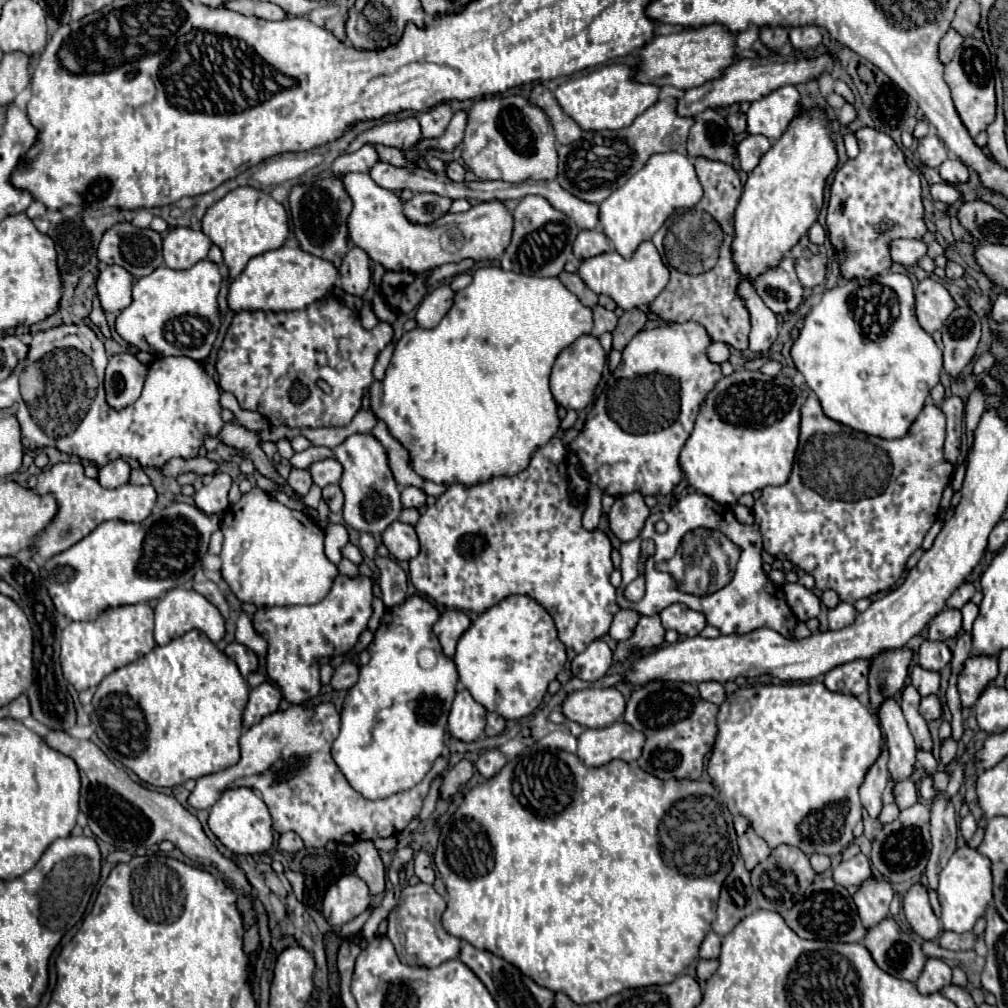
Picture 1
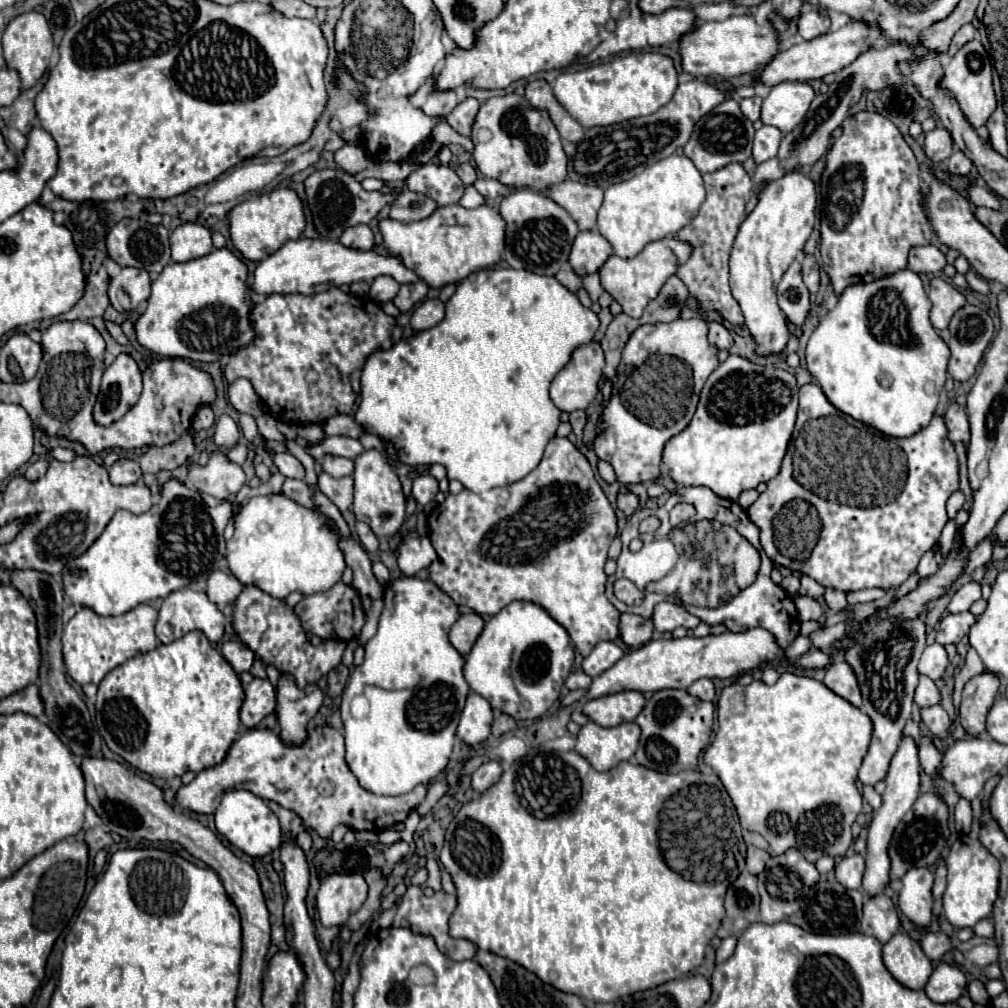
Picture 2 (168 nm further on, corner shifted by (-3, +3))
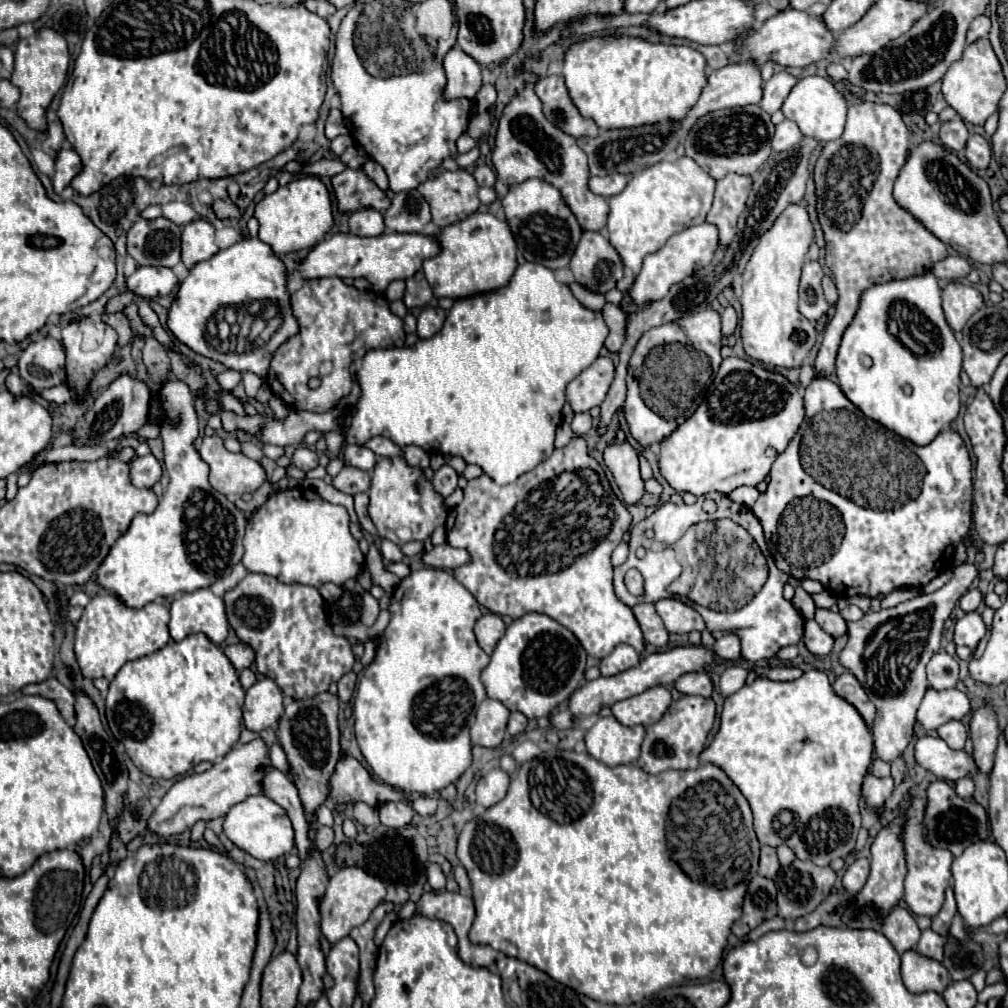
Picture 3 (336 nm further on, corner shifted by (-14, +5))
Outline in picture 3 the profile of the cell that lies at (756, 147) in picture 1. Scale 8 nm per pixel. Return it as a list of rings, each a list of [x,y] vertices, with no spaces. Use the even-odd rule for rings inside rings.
[[[784,120],[776,126],[776,134],[772,138],[772,150],[774,152],[784,152],[784,150],[792,148],[794,144],[798,144],[800,140],[802,140],[800,128],[792,120]]]

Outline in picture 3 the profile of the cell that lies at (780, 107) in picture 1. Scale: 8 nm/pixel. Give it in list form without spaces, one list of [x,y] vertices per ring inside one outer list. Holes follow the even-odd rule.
[[[806,76],[790,90],[782,104],[782,112],[788,120],[794,120],[804,136],[812,136],[820,142],[830,142],[842,136],[846,122],[846,102],[834,84],[822,76]]]

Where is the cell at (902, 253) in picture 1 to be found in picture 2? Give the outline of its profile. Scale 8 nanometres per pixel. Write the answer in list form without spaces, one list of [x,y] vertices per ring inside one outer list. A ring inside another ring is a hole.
[[[917,246],[909,254],[909,270],[915,270],[917,274],[937,274],[945,268],[947,260],[945,254],[935,246]]]

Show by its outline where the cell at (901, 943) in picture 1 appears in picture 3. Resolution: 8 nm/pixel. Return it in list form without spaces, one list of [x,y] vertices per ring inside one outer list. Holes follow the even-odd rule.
[[[914,948],[902,954],[900,972],[904,986],[914,994],[928,990],[942,994],[944,988],[948,986],[948,972],[944,964],[938,960],[930,960],[928,956],[922,956]]]

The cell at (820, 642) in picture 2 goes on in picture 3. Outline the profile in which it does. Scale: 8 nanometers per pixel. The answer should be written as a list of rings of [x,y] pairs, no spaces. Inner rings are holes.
[[[808,620],[804,626],[804,644],[812,654],[826,656],[834,646],[834,636],[824,632],[816,620]]]

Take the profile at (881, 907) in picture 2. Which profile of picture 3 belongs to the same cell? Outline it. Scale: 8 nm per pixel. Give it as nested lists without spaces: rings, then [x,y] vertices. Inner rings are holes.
[[[894,906],[886,920],[882,922],[882,934],[890,940],[890,944],[902,954],[918,944],[920,930],[916,918],[902,906]]]

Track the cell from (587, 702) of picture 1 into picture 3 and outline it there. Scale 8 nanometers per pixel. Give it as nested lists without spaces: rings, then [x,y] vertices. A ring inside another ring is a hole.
[[[654,686],[638,696],[612,704],[610,710],[612,710],[612,716],[624,726],[636,726],[636,724],[650,726],[664,716],[666,708],[670,706],[670,700],[672,698],[668,688]]]

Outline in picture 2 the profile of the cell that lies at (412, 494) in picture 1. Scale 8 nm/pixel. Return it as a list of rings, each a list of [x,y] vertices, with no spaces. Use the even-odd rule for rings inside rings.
[[[425,474],[425,476],[419,476],[413,480],[413,498],[421,506],[429,504],[437,496],[437,492],[439,492],[439,482],[433,476]]]

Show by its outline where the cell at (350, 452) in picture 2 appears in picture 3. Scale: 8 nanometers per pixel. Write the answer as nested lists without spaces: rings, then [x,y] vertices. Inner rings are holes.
[[[376,436],[376,438],[370,438],[366,444],[366,448],[370,448],[376,456],[400,456],[400,448],[388,440],[388,438],[382,438],[382,436]]]

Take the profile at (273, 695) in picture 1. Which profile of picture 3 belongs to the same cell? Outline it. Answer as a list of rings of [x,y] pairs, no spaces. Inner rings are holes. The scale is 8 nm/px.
[[[272,678],[258,680],[254,686],[246,690],[246,702],[242,708],[244,726],[252,732],[260,732],[264,728],[278,724],[284,712],[282,700],[284,694]]]

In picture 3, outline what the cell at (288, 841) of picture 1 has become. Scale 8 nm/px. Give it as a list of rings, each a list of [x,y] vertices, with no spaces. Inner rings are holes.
[[[316,826],[316,846],[318,850],[326,850],[328,846],[332,846],[334,840],[334,832],[328,826]]]

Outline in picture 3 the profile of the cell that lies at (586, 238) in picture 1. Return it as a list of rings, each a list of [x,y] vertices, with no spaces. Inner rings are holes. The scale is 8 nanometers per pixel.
[[[584,232],[570,260],[570,270],[582,286],[606,294],[622,278],[624,264],[606,236],[600,232]]]

